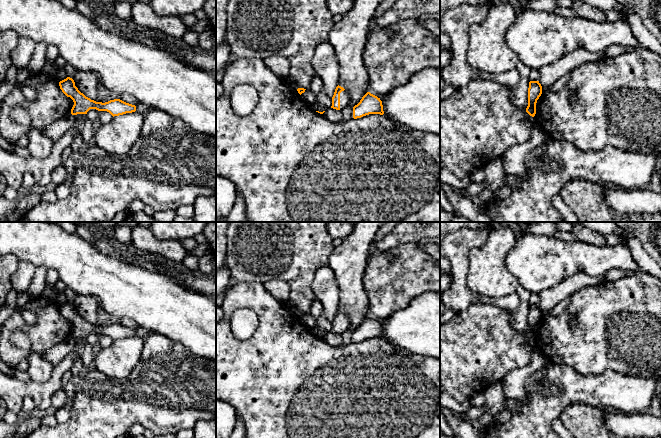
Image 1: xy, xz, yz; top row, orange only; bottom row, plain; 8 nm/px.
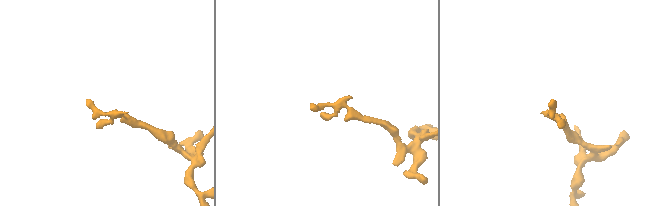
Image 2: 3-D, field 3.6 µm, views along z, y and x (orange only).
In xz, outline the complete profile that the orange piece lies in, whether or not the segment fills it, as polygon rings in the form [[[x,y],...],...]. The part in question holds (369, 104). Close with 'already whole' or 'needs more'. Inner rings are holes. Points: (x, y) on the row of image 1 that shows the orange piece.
[[[367,92],[360,102],[353,107],[353,118],[361,118],[369,114],[383,115],[383,105],[380,98]]] | already whole

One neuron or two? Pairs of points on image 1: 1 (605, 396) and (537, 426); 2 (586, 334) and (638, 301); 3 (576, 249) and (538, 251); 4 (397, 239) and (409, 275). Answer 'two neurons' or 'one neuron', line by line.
1: one neuron
2: one neuron
3: one neuron
4: two neurons

